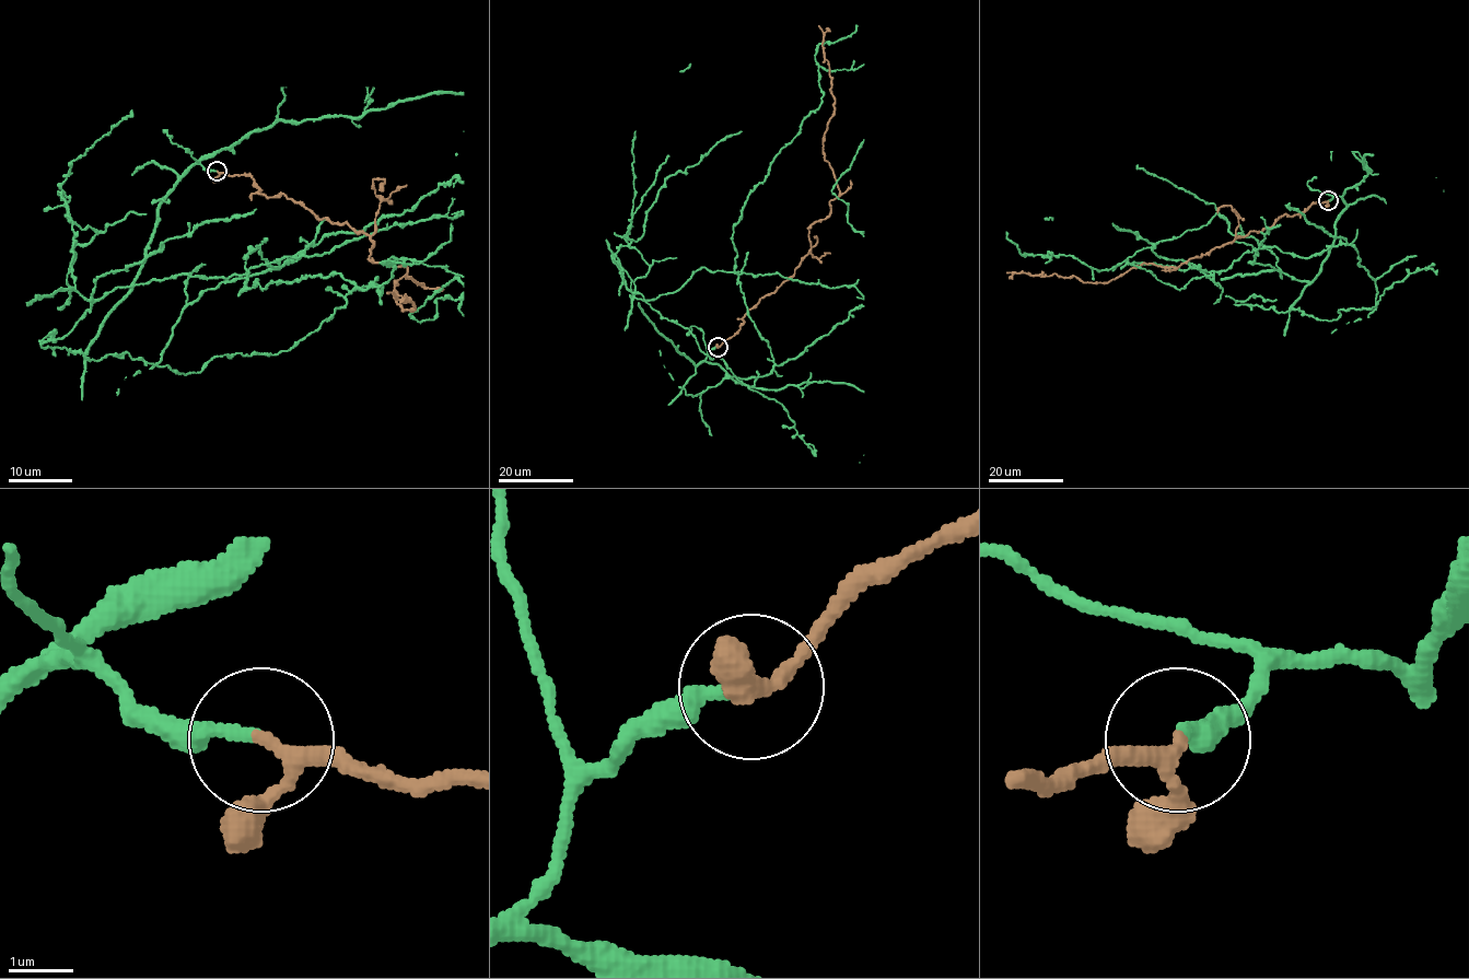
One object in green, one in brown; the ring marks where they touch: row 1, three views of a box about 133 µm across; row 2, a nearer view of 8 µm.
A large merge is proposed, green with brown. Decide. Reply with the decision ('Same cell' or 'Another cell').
Same cell

